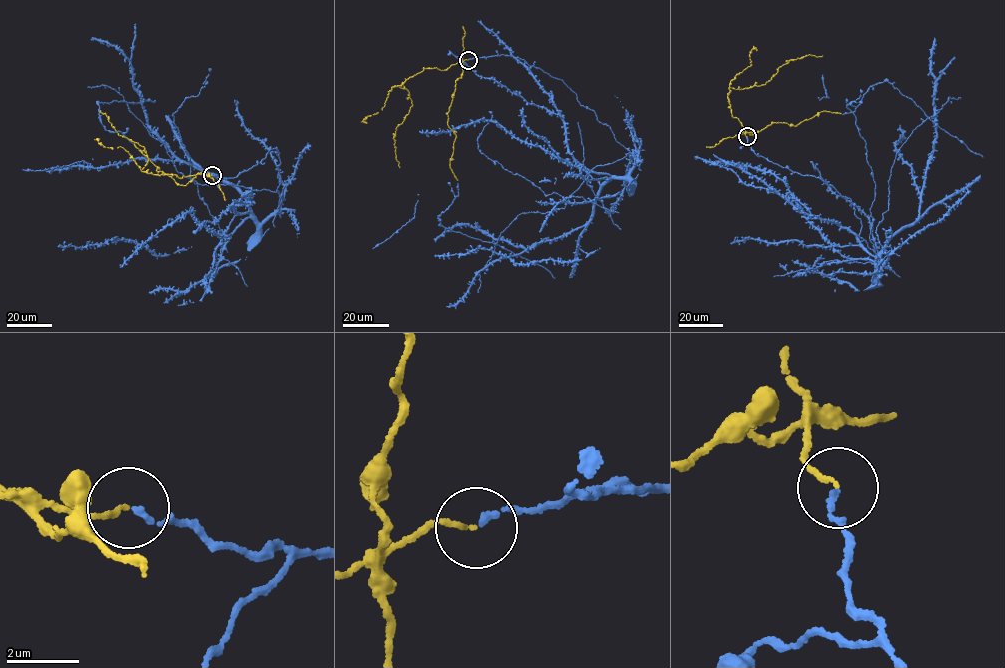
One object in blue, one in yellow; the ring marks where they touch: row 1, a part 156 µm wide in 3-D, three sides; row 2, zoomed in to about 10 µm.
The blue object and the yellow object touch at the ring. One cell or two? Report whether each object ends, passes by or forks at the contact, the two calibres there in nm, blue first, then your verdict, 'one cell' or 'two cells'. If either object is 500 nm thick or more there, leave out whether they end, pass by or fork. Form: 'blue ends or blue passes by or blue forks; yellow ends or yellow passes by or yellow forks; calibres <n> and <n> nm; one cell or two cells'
blue ends; yellow ends; calibres 160 and 120 nm; one cell

